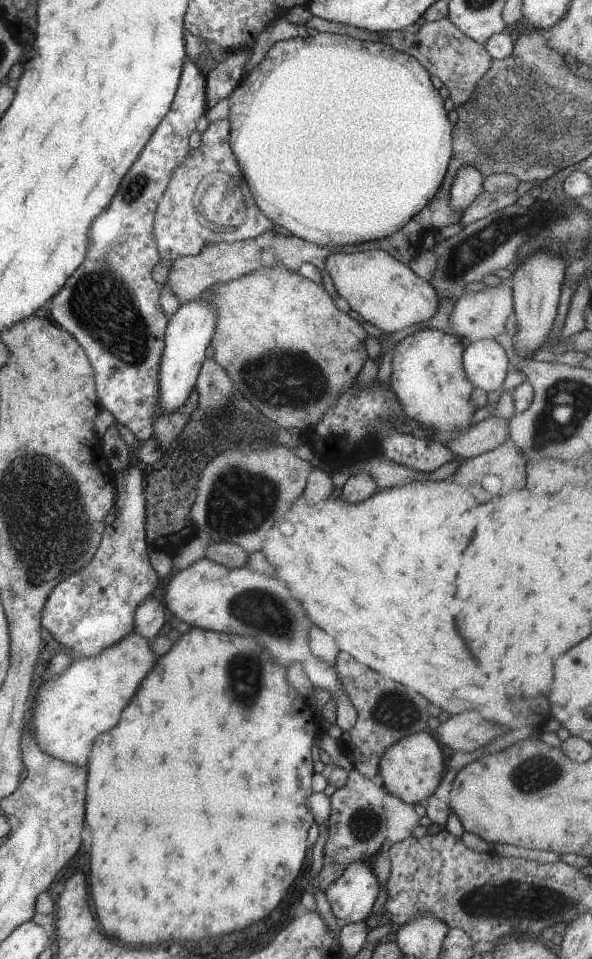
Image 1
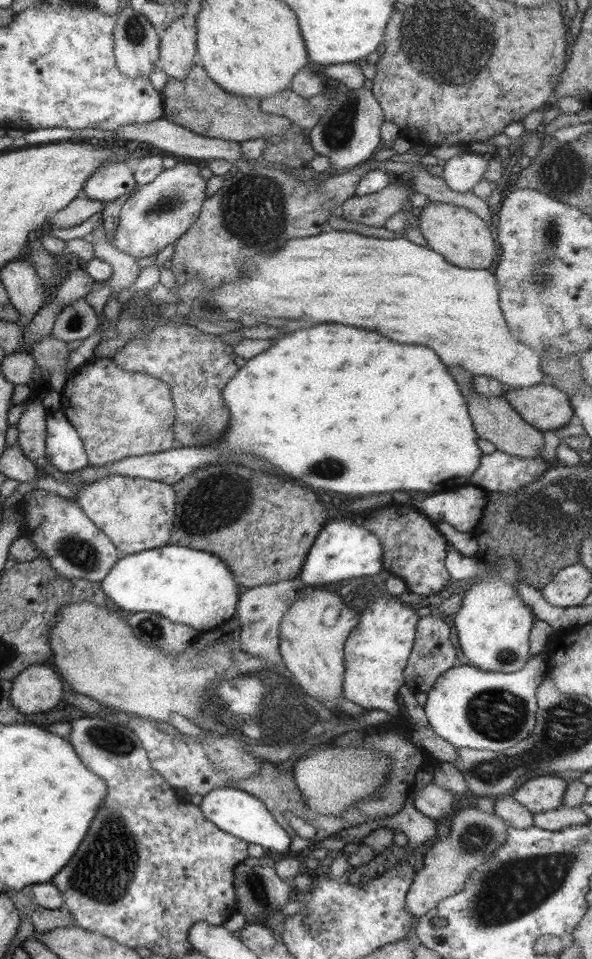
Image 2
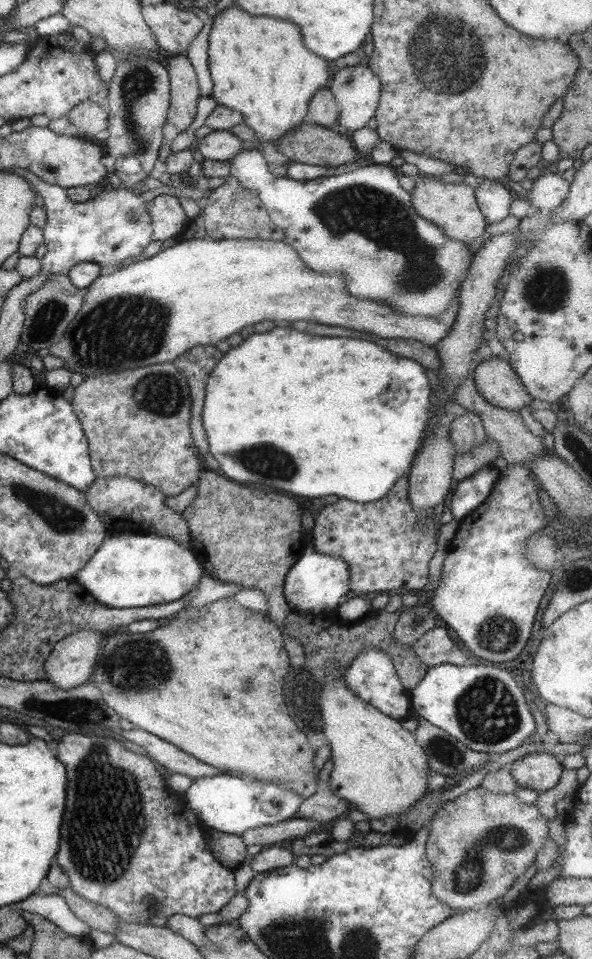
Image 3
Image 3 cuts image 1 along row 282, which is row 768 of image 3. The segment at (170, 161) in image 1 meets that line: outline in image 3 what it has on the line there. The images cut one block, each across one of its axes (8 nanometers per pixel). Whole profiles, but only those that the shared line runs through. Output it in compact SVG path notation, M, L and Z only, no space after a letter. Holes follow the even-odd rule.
M65 734L57 744L57 760L61 761L67 778L65 788L65 804L61 815L61 834L59 844L53 860L67 875L68 885L83 899L93 904L100 904L108 908L113 914L125 922L149 925L154 927L166 927L166 920L172 914L183 914L198 918L202 914L218 912L236 894L234 889L234 874L232 870L225 868L213 855L207 845L201 829L202 824L185 804L185 797L177 795L162 780L156 766L145 756L133 753L125 749L123 745L111 738L103 736L83 736L81 734Z

